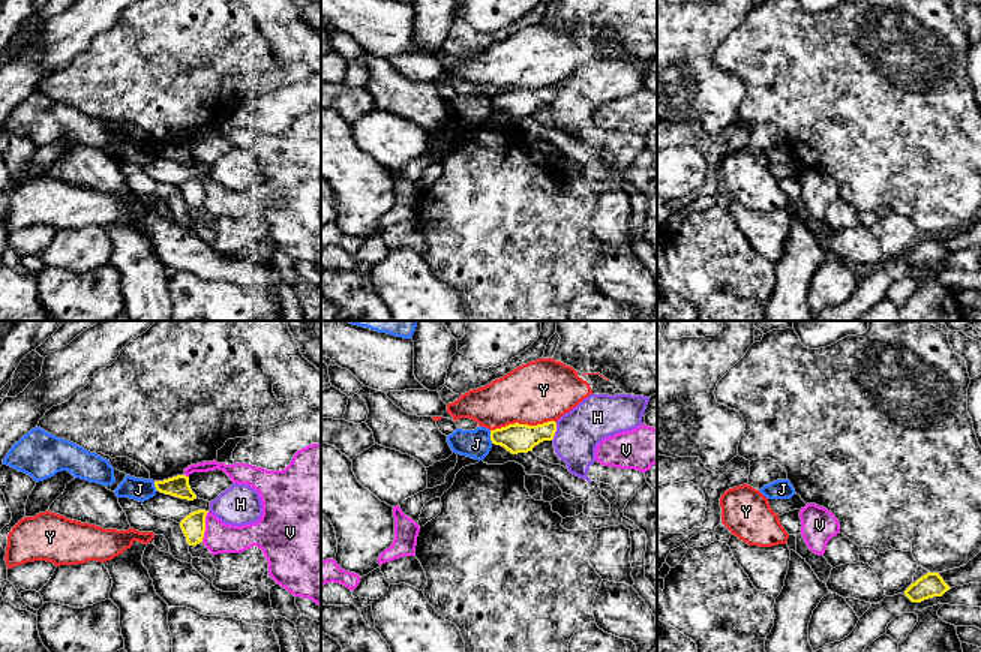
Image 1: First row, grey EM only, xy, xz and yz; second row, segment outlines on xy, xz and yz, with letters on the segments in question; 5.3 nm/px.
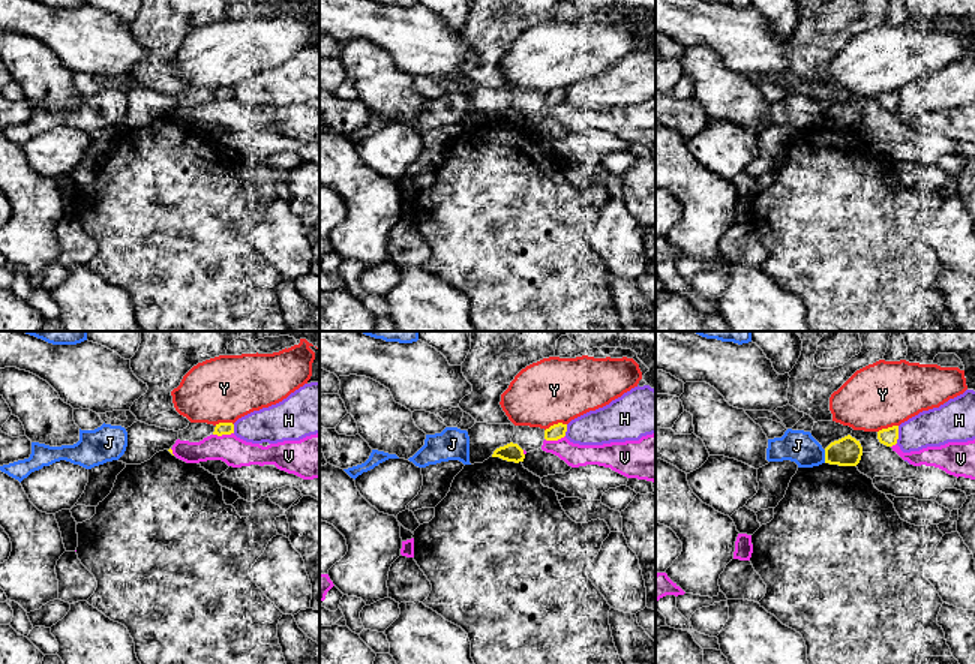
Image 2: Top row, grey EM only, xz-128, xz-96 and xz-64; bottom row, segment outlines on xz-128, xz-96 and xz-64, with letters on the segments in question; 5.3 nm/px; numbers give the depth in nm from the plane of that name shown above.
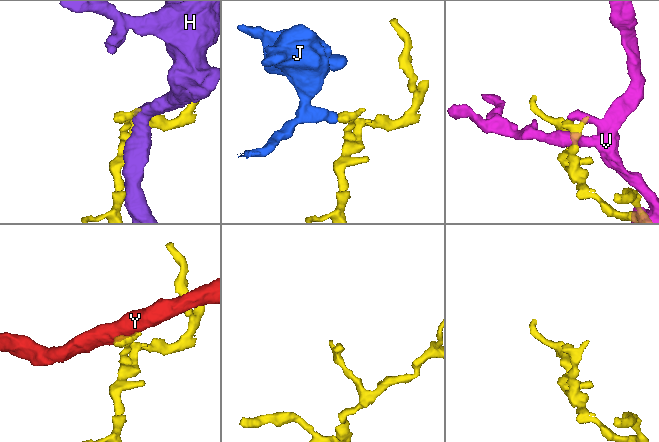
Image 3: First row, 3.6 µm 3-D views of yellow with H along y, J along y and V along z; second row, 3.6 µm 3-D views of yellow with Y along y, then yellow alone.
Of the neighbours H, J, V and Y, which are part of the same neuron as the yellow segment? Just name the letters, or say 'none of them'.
none of them

